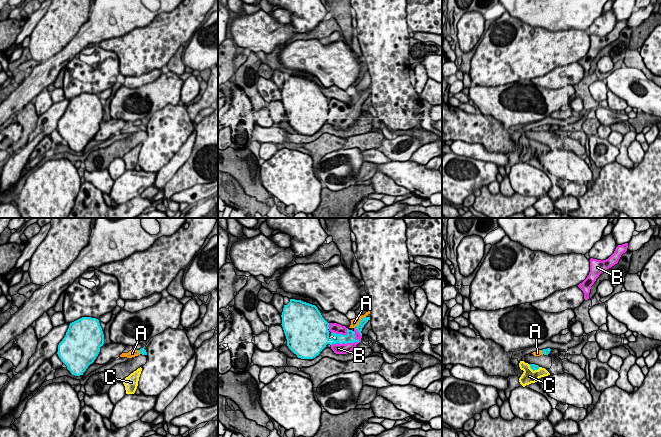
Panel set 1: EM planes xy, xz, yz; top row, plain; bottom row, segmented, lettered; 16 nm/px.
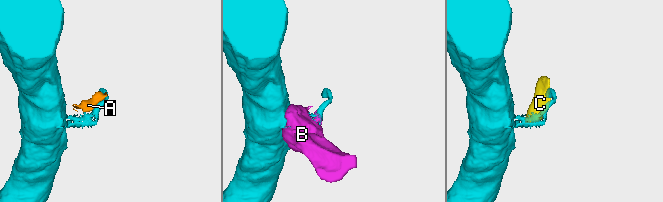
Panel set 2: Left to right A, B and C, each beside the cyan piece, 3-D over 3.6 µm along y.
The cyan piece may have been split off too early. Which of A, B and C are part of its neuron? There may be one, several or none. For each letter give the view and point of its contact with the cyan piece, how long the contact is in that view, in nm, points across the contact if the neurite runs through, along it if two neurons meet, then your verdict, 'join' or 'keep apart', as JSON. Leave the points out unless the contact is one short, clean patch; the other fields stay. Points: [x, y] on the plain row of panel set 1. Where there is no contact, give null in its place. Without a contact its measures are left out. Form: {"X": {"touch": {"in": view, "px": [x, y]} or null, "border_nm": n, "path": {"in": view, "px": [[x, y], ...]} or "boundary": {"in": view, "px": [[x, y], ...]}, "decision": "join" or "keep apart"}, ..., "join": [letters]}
{"A": {"touch": {"in": "xz", "px": [360, 97]}, "border_nm": 260, "boundary": {"in": "xz", "px": [[365, 92], [354, 103]]}, "decision": "keep apart"}, "B": {"touch": {"in": "xz", "px": [345, 119]}, "border_nm": 480, "decision": "keep apart"}, "C": {"touch": {"in": "yz", "px": [533, 146]}, "border_nm": 200, "boundary": {"in": "yz", "px": [[528, 140], [533, 146], [539, 144]]}, "decision": "keep apart"}, "join": []}

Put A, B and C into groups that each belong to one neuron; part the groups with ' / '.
A B C

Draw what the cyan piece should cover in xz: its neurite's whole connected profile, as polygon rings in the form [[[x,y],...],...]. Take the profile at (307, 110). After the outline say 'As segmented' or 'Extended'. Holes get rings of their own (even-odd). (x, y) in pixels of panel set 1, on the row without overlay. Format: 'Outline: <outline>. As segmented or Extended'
Outline: [[[290,75],[281,93],[287,122],[298,134],[313,135],[327,120],[359,119],[352,106],[347,105],[346,111],[330,109],[318,84],[301,76]]]. As segmented

